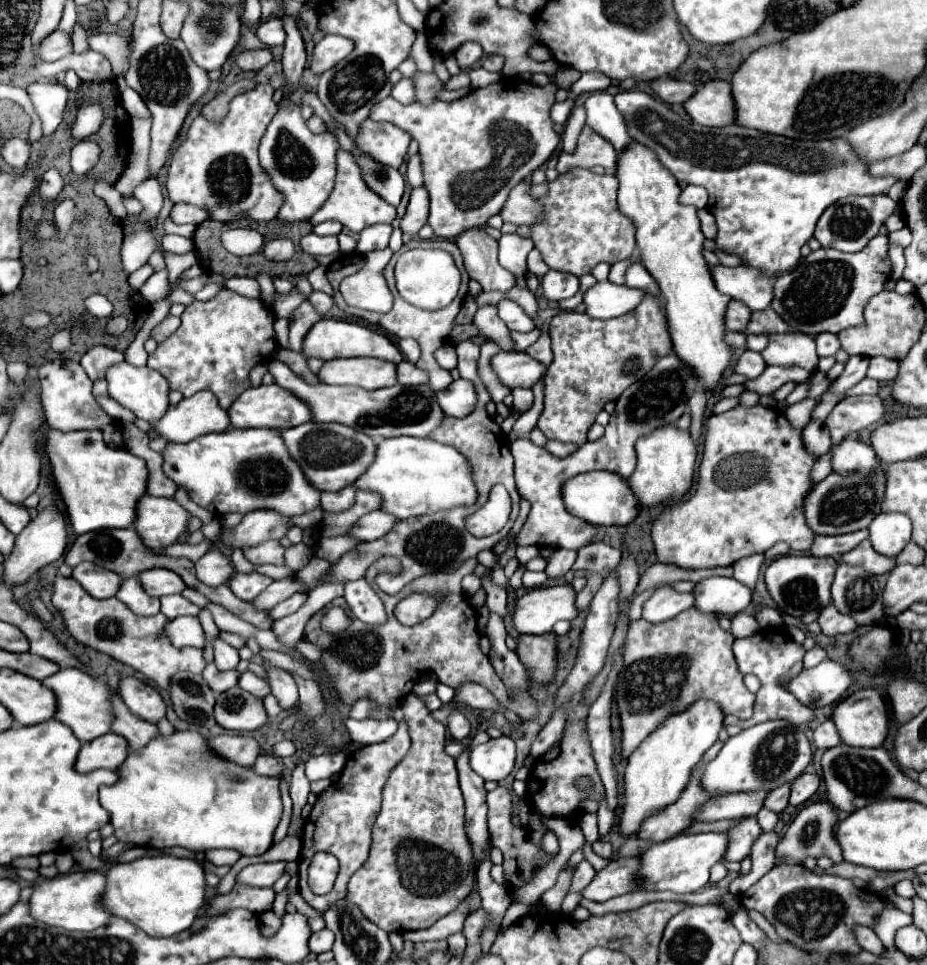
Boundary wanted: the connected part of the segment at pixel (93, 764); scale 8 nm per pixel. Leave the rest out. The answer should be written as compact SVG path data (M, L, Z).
M115 733L101 735L89 743L83 743L75 769L87 773L93 769L115 769L127 757L127 741Z

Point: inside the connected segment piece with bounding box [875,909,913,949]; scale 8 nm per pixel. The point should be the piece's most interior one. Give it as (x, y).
(886, 928)

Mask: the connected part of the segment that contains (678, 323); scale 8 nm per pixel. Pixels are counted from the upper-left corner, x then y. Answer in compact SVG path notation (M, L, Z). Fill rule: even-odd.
M631 143L619 159L619 209L629 219L633 217L637 225L637 249L663 295L673 351L697 373L709 395L731 363L731 347L725 341L725 305L729 305L731 297L713 287L711 267L703 257L703 231L697 209L679 203L681 189L677 179L641 143Z

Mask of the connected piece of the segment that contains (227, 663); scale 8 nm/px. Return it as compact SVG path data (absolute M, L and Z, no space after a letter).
M215 639L213 649L215 649L215 659L213 661L215 661L217 669L221 669L221 671L237 669L237 665L239 665L239 653L237 653L237 649L233 649L231 645L223 643L221 639Z

